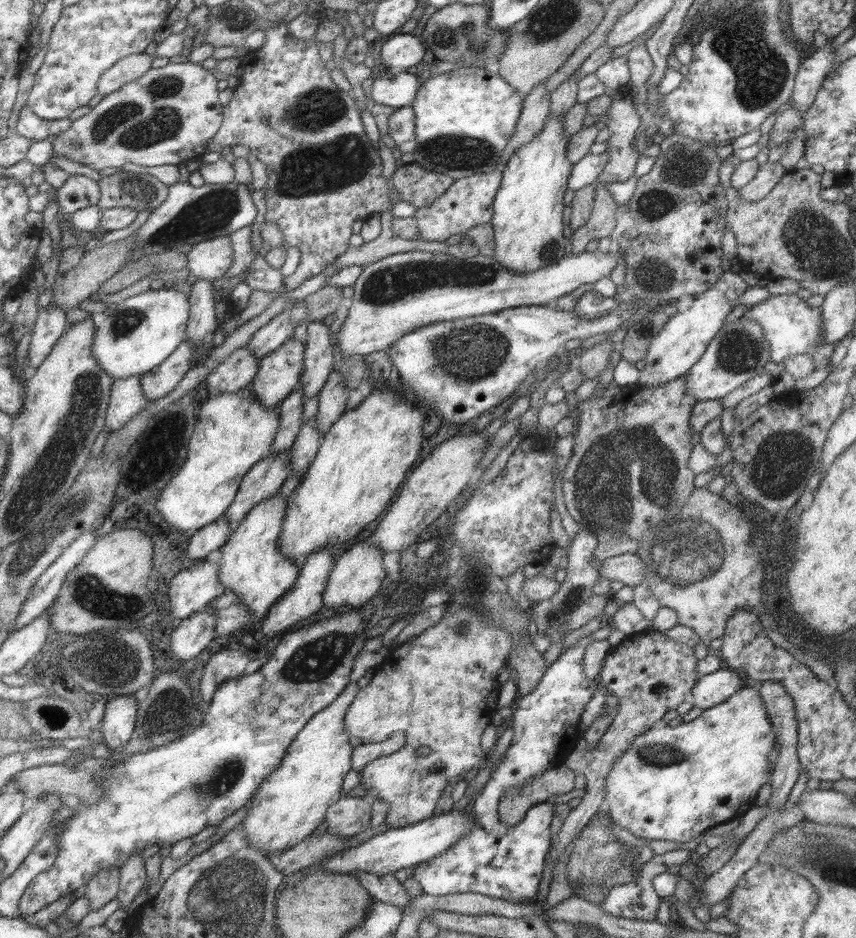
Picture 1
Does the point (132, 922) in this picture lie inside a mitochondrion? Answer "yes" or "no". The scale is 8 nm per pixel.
no

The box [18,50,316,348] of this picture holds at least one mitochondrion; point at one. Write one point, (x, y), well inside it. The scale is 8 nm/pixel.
(132, 126)

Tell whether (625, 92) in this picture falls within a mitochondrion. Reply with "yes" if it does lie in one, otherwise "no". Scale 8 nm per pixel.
no

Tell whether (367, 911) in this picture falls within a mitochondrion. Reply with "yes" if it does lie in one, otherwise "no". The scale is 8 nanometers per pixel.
no

